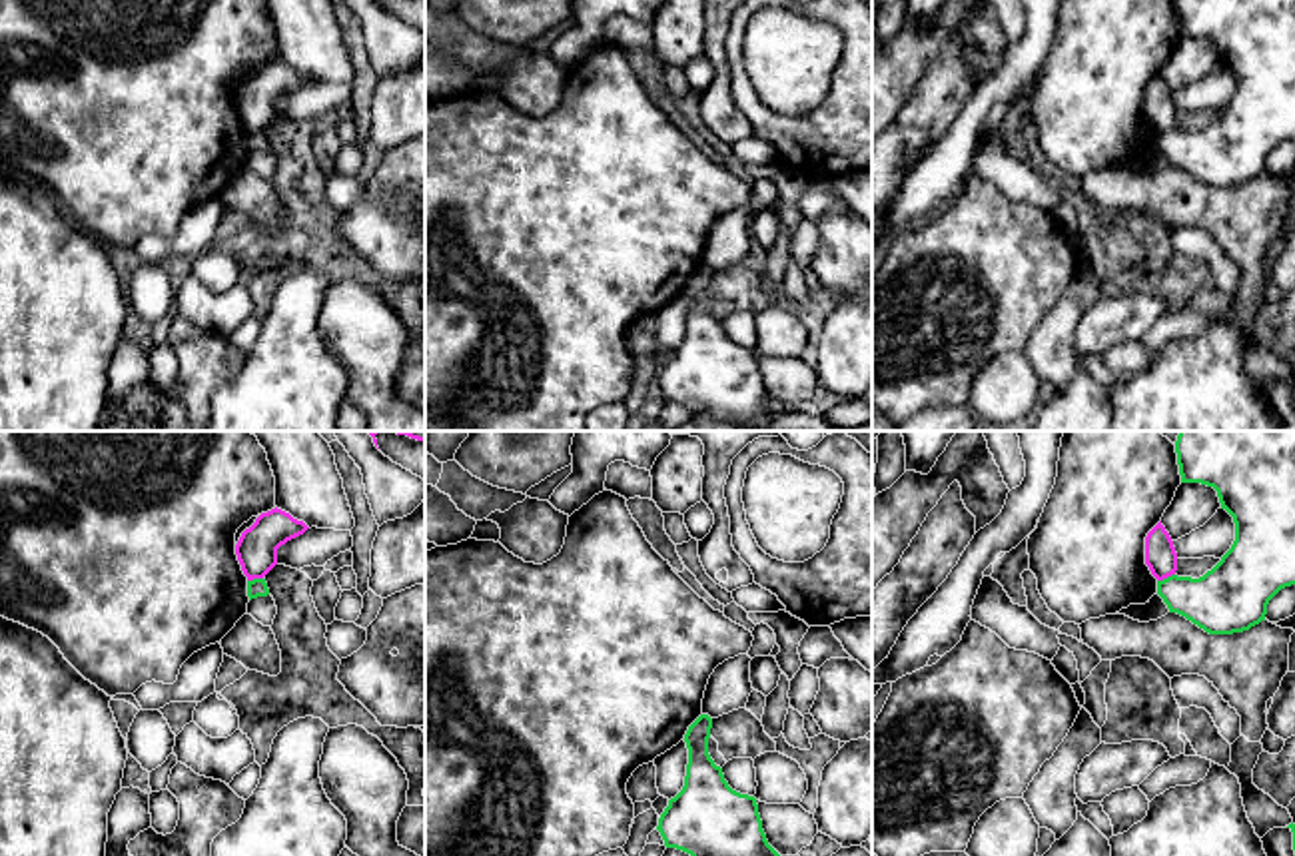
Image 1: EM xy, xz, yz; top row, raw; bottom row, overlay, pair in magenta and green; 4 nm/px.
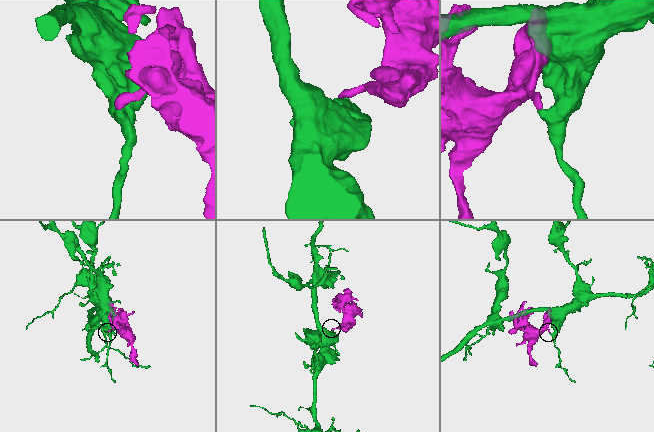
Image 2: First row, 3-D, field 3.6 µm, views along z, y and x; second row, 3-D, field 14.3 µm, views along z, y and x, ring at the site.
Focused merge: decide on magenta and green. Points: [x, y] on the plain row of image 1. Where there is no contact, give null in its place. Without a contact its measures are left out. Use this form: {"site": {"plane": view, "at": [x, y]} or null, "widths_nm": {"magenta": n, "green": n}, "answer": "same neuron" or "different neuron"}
{"site": {"plane": "yz", "at": [1166, 130]}, "widths_nm": {"magenta": 130, "green": 260}, "answer": "different neuron"}

